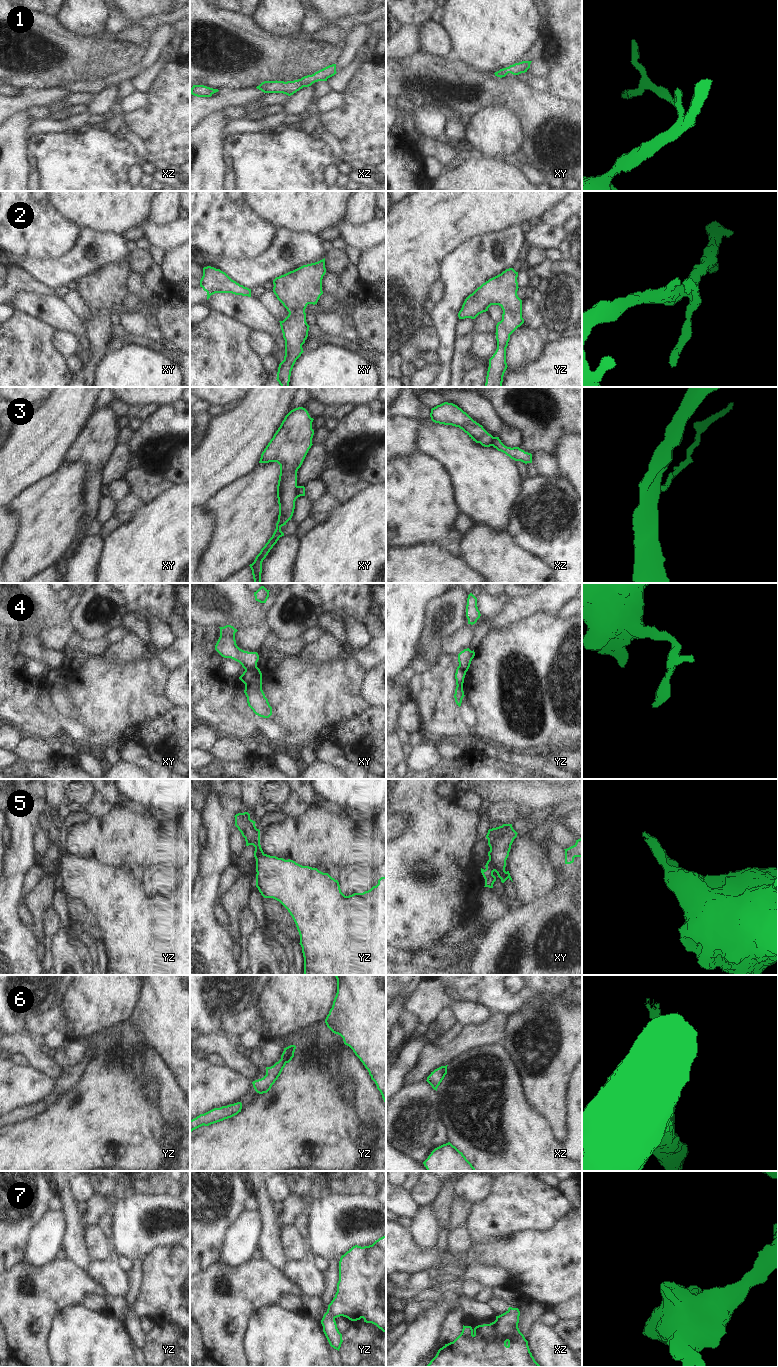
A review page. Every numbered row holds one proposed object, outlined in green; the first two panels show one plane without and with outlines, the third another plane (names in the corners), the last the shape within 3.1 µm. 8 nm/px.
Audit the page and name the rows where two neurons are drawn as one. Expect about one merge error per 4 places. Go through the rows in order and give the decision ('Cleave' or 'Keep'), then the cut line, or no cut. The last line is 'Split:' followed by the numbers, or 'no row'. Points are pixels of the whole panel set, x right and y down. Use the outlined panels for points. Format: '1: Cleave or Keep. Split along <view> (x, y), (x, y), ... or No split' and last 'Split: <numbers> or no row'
1: Keep. No split
2: Keep. No split
3: Cleave. Split along xy (298, 486), (297, 496)
4: Cleave. Split along xy (256, 666), (245, 670)
5: Keep. No split
6: Keep. No split
7: Cleave. Split along yz (327, 1311), (334, 1318)
Split: 3, 4, 7.

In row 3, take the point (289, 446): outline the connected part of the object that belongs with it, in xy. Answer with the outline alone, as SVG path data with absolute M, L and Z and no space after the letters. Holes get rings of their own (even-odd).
M303 407L291 410L261 454L259 463L277 462L280 465L277 485L279 515L272 537L249 565L254 583L261 583L262 562L279 538L284 536L281 527L293 516L298 498L297 471L313 445L313 420Z

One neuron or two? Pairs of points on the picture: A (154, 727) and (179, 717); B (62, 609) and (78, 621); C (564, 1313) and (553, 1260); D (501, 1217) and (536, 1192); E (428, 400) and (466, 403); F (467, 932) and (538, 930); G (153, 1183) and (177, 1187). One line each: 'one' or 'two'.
A: one
B: two
C: two
D: one
E: two
F: two
G: one

